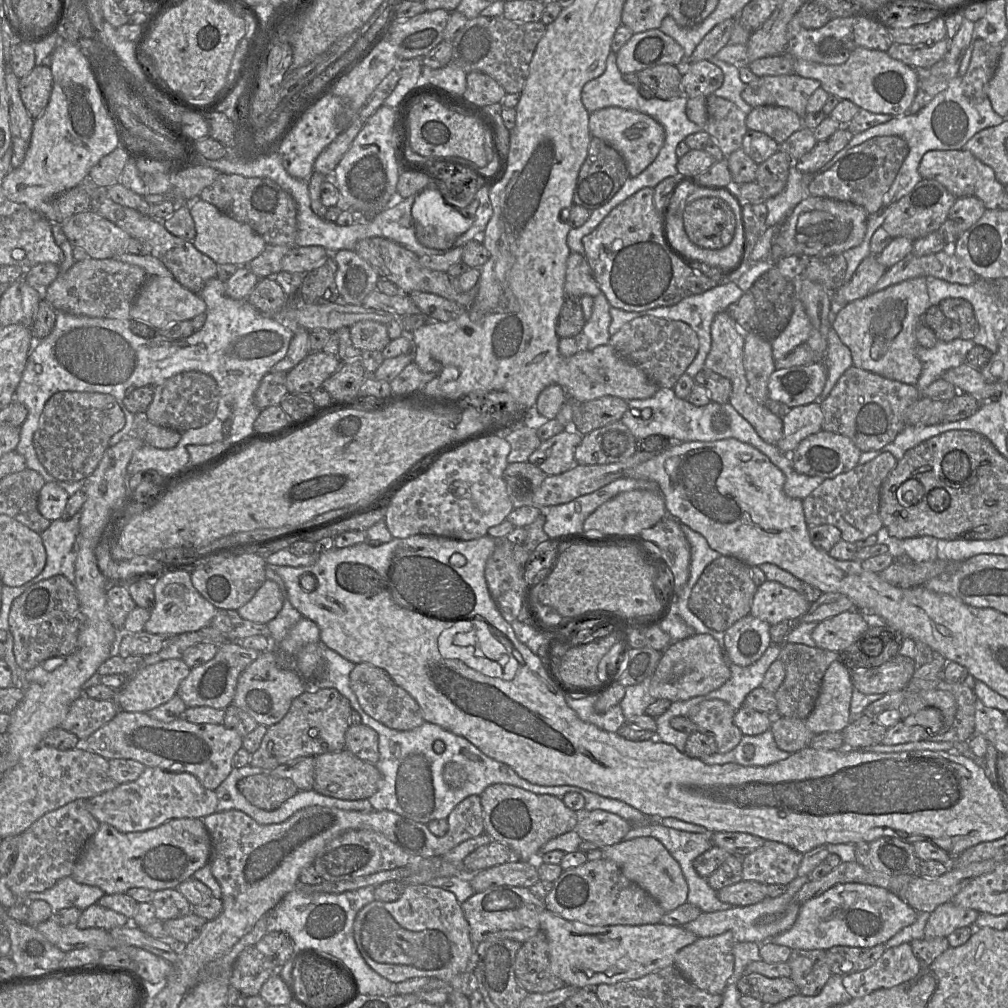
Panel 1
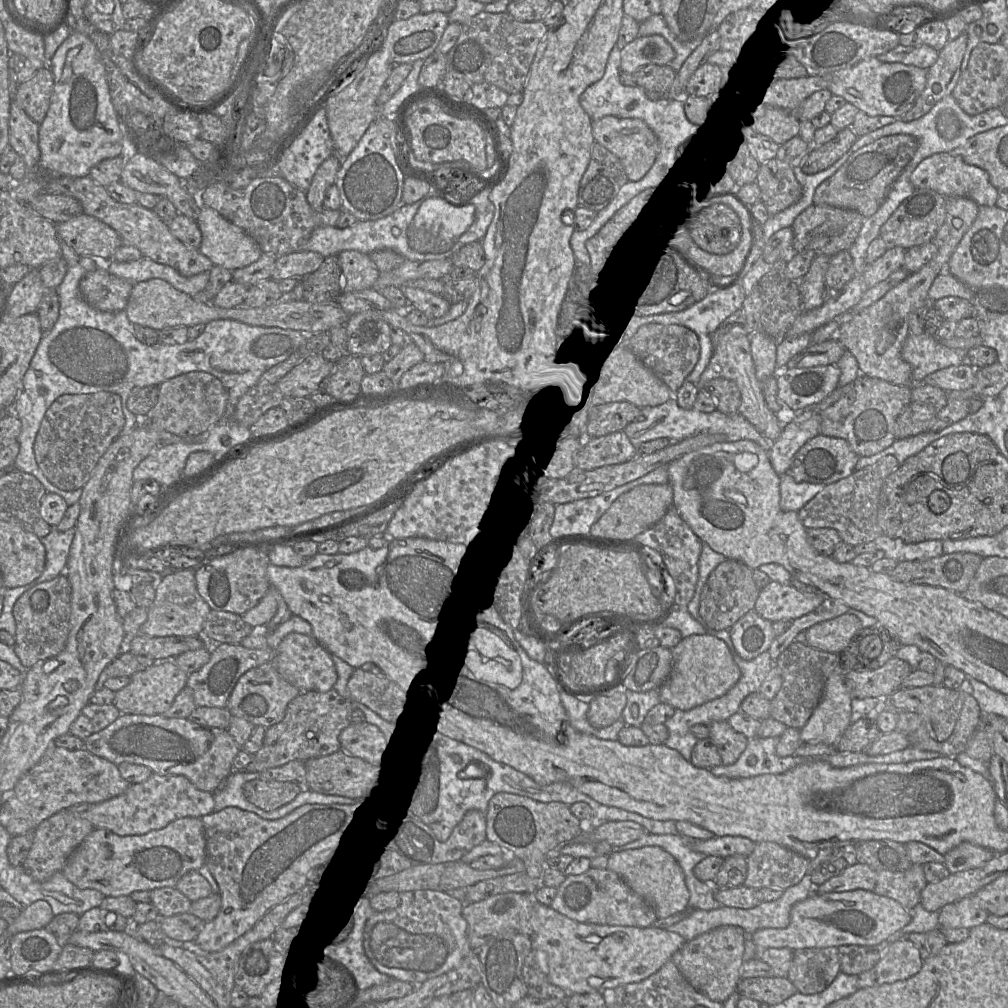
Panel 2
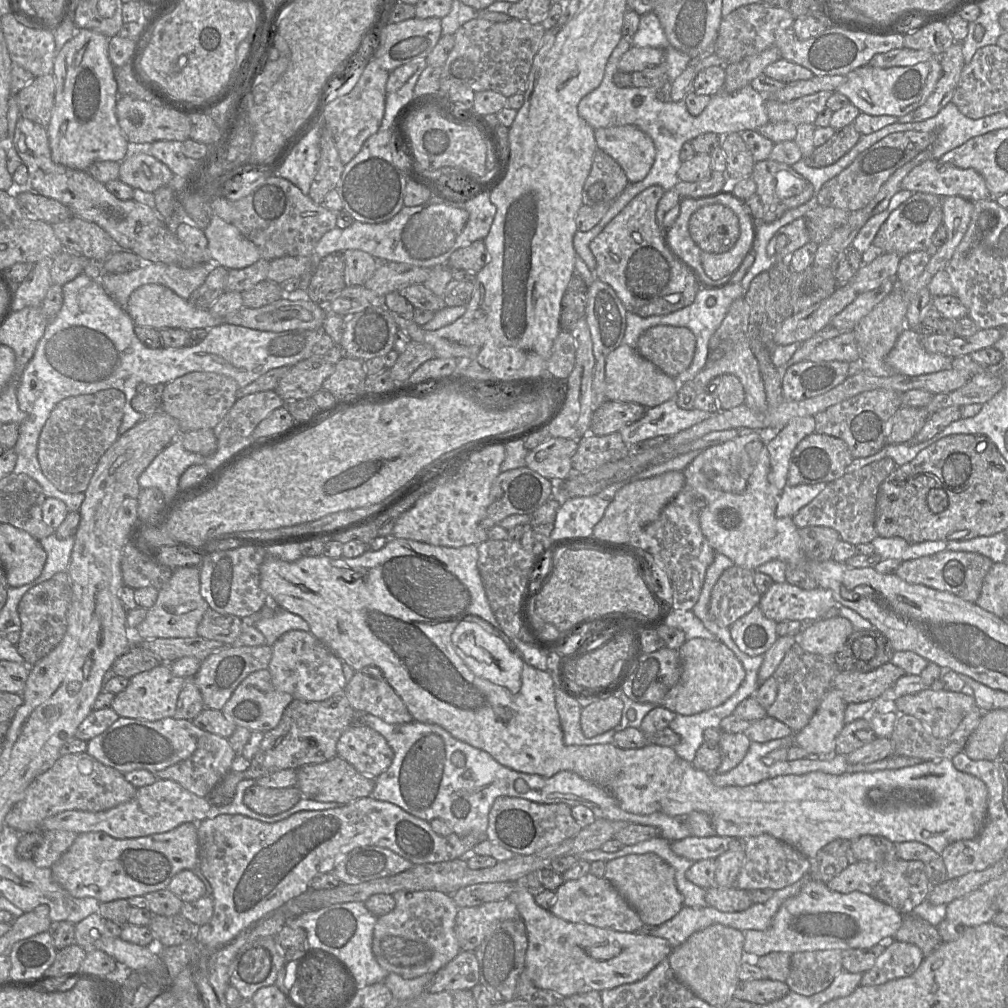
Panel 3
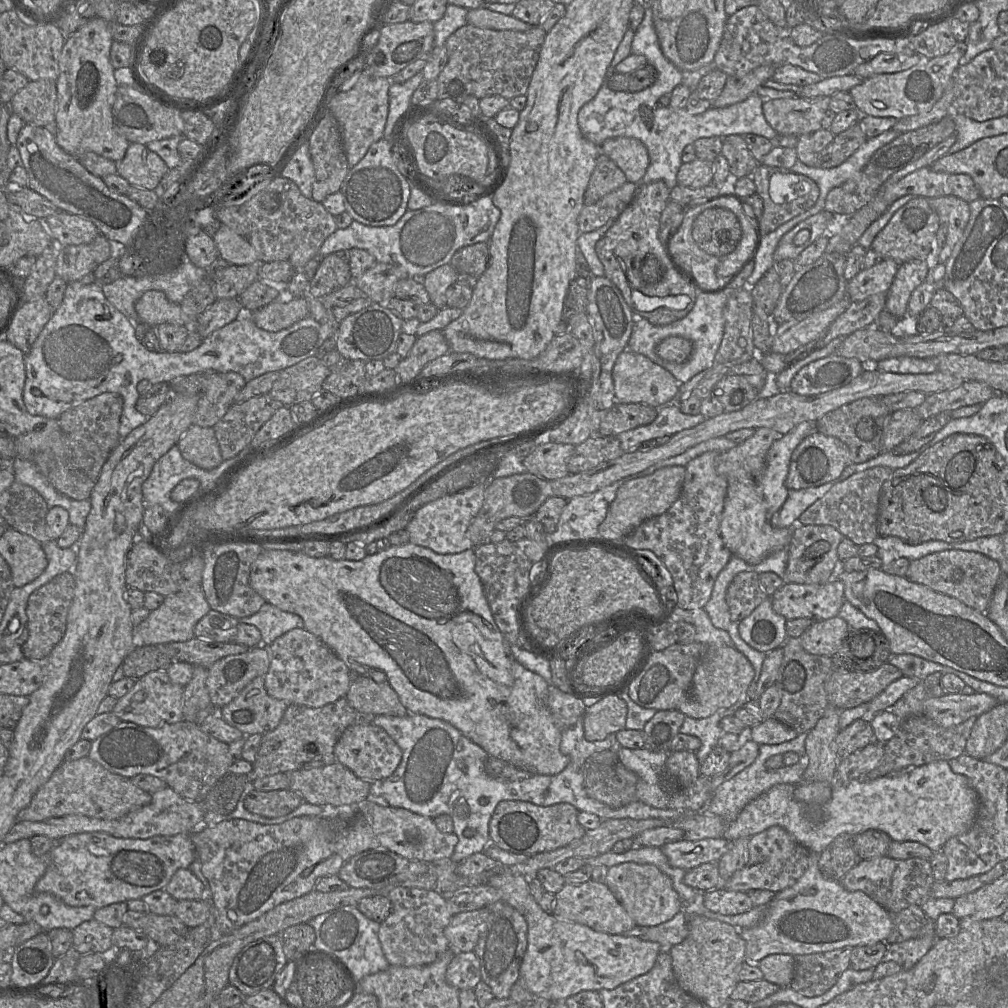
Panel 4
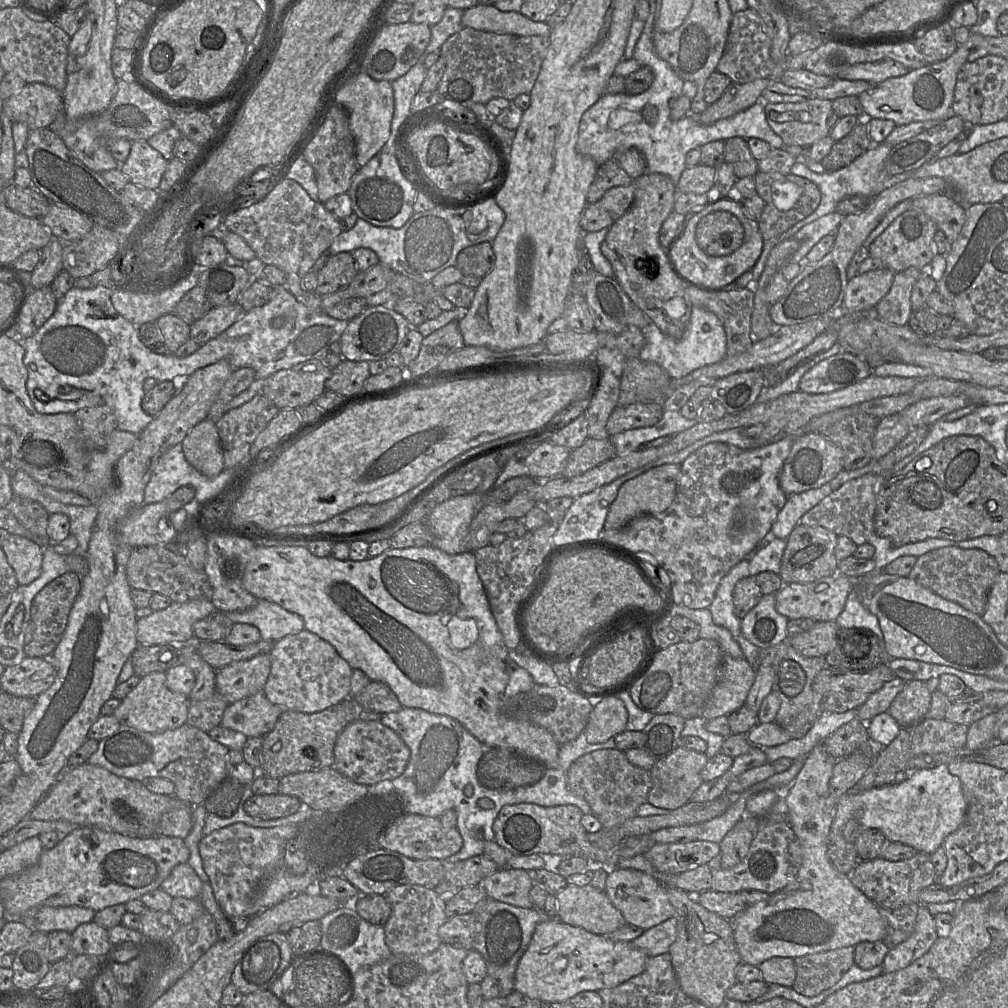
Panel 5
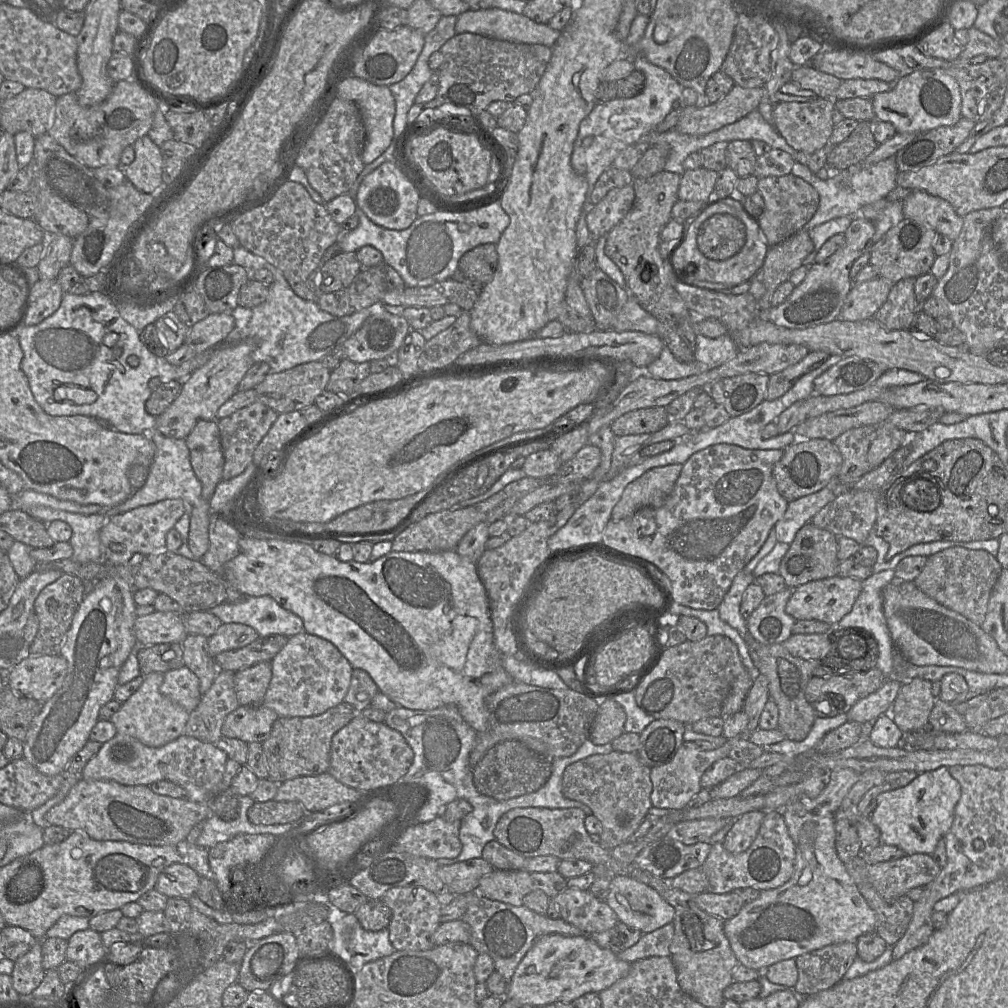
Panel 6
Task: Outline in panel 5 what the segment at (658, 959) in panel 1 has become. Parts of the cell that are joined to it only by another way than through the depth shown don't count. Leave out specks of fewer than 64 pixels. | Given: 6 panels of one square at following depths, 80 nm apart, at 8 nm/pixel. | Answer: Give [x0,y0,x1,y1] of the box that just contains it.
[480,868,648,1002]

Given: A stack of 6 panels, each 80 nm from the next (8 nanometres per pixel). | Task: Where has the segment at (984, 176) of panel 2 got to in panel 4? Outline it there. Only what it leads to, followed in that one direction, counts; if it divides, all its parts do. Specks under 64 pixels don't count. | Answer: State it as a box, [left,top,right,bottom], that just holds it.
[884,166,980,206]

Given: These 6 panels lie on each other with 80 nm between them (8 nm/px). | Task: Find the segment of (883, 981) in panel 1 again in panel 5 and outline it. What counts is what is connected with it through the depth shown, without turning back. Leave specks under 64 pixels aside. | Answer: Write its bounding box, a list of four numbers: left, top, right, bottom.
[882,904,937,973]

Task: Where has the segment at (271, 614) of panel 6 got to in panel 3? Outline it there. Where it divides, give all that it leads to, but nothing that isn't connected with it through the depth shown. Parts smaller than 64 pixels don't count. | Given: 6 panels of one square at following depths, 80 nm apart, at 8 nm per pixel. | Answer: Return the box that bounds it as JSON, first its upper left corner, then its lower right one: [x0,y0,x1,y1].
[254,605,310,647]

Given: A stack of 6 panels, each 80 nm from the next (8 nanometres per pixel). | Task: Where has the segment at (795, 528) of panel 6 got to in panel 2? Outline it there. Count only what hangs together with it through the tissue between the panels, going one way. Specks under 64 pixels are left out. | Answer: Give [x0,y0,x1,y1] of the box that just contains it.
[780,473,825,511]

